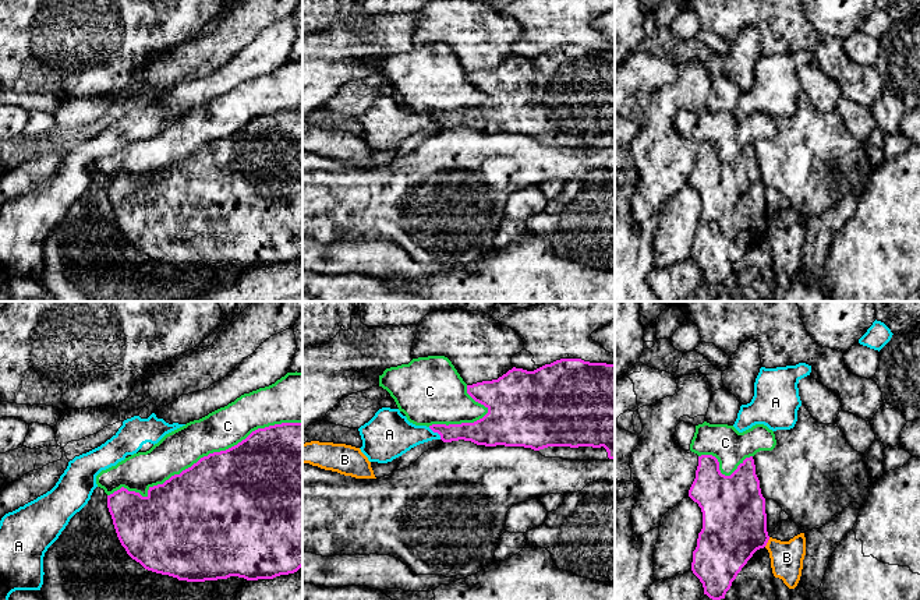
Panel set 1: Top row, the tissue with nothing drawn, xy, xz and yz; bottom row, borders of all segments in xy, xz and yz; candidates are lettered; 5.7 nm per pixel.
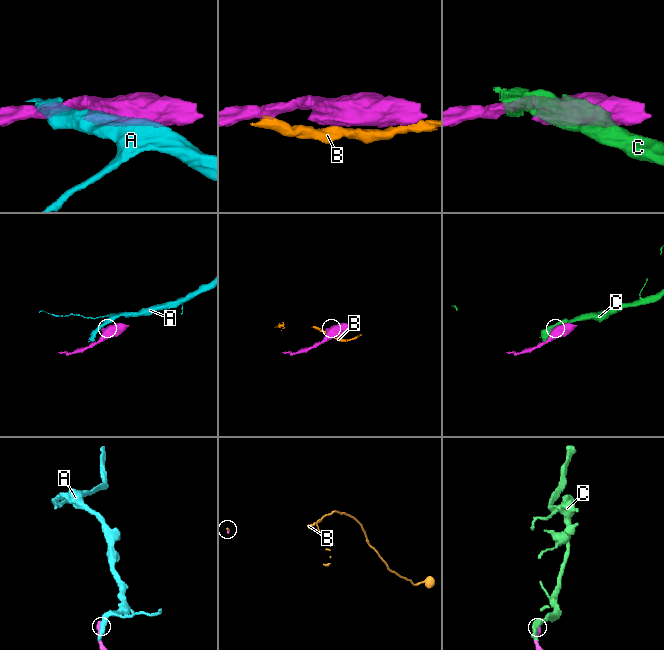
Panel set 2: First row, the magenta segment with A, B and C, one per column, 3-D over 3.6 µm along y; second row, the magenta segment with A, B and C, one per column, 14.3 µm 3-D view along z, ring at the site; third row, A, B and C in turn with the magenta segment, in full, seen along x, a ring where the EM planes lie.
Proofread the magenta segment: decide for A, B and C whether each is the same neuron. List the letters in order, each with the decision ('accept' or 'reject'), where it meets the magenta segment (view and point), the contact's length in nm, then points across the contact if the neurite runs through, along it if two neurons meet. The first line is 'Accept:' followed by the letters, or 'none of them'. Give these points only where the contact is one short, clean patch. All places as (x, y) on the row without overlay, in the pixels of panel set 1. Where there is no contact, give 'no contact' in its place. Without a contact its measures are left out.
Accept: none of them
A: reject | xz (435, 119) | 100 nm
B: reject | yz (767, 229) | 70 nm | along yz (770, 225), (764, 233)
C: reject | xy (204, 144) | 1200 nm

